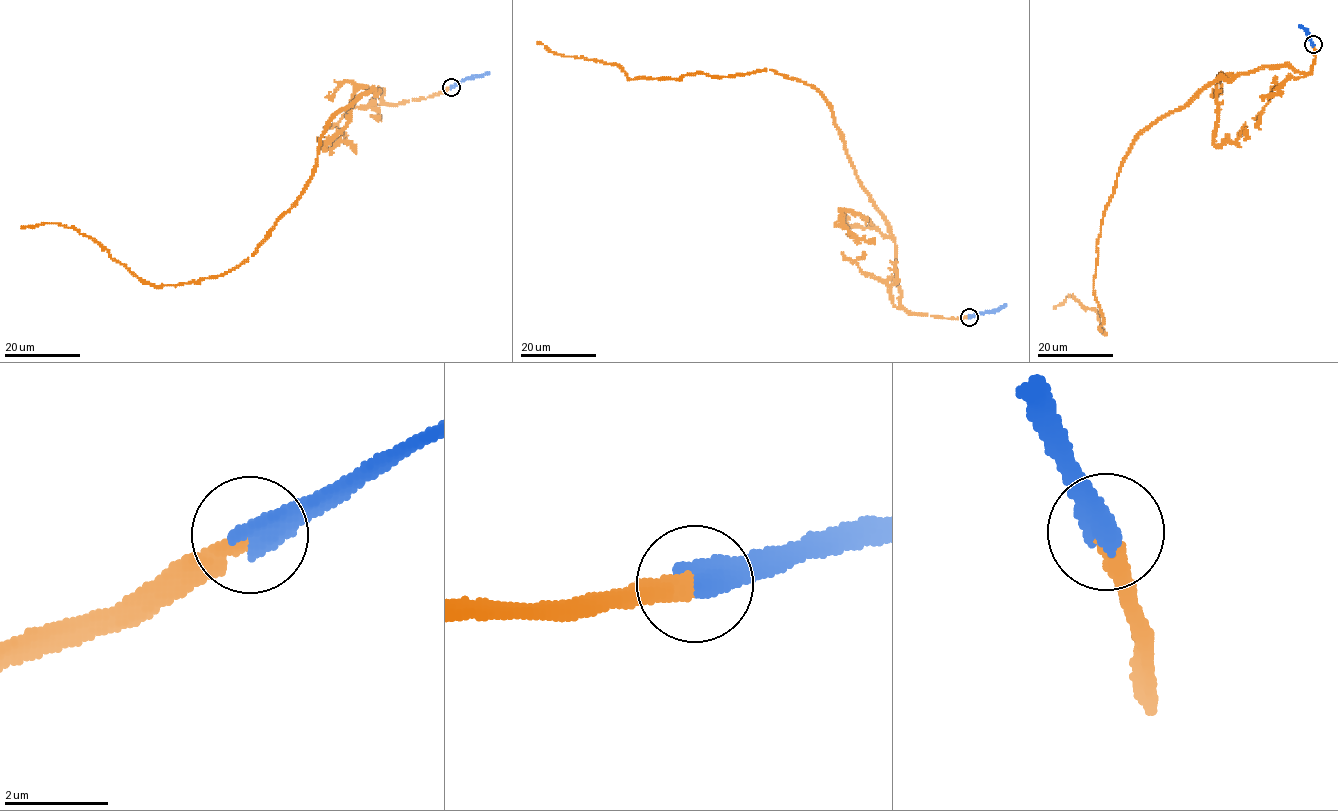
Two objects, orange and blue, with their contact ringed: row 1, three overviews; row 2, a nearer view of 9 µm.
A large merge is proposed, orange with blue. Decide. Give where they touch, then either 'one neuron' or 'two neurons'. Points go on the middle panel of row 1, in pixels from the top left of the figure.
(969, 317) | one neuron

